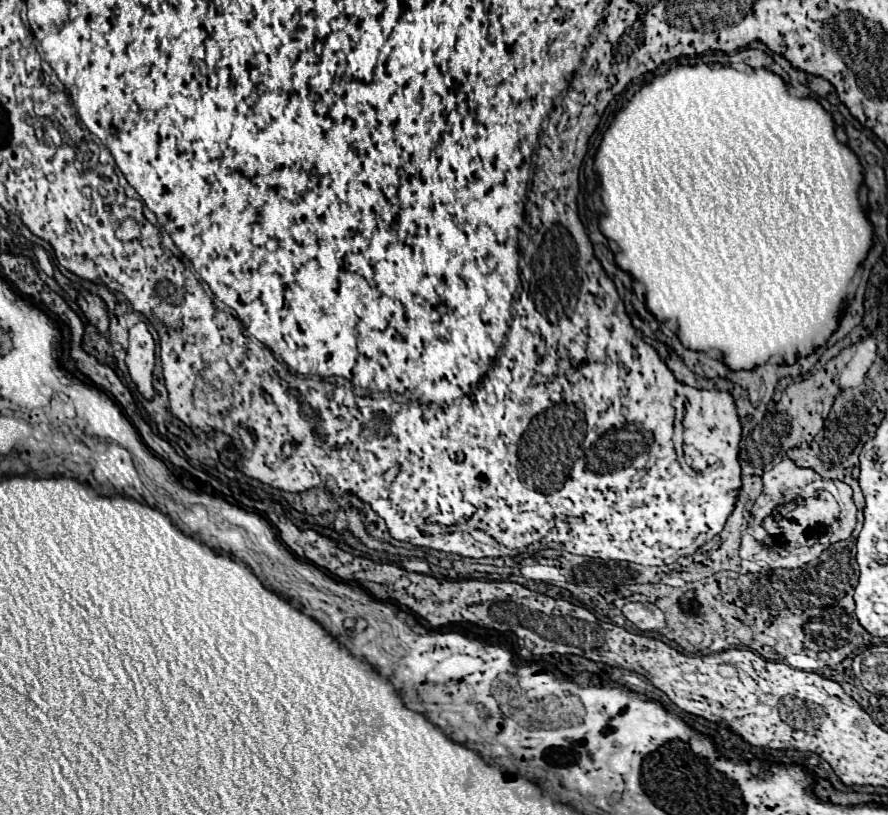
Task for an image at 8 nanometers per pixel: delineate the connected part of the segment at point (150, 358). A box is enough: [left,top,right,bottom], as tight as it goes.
[126,321,154,399]

